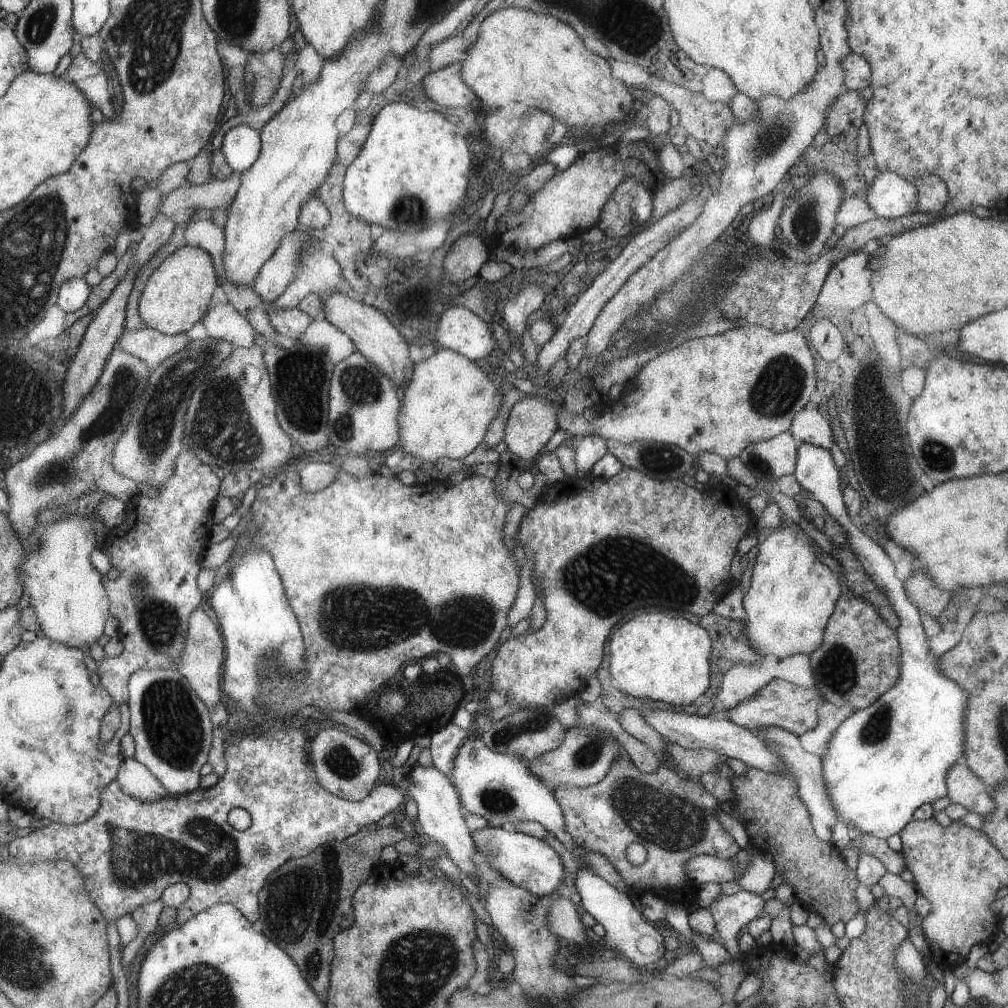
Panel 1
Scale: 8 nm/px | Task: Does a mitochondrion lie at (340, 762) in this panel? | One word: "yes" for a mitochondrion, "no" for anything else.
yes

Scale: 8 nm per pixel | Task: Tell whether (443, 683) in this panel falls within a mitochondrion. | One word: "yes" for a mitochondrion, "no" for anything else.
no

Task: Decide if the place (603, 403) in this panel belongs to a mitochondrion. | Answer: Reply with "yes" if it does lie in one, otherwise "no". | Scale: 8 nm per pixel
no

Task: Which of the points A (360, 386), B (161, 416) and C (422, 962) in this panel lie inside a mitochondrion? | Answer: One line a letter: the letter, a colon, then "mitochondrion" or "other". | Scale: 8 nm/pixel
A: mitochondrion
B: mitochondrion
C: mitochondrion

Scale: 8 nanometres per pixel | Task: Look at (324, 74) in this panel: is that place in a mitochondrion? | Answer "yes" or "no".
no

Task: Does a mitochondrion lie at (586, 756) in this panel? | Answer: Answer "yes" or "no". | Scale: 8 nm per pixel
yes

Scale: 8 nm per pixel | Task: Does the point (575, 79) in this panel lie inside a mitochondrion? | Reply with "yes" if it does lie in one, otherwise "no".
no

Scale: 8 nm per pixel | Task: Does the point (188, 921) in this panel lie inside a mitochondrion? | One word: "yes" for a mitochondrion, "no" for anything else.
no

